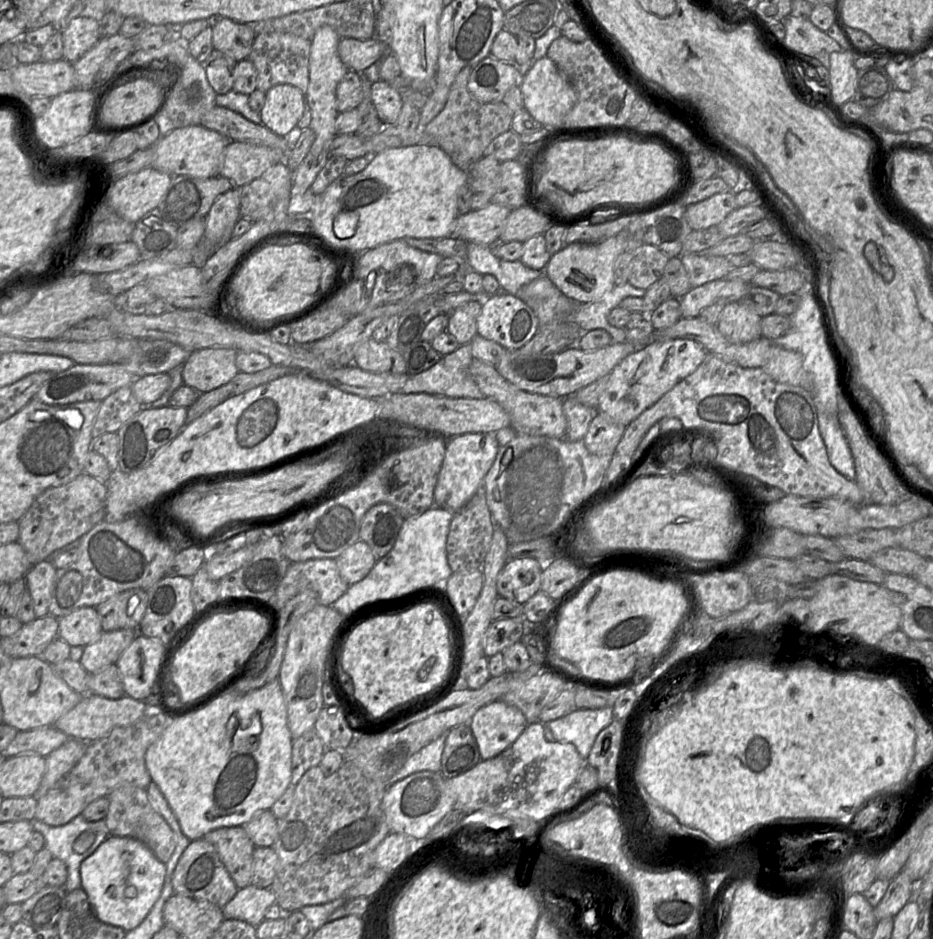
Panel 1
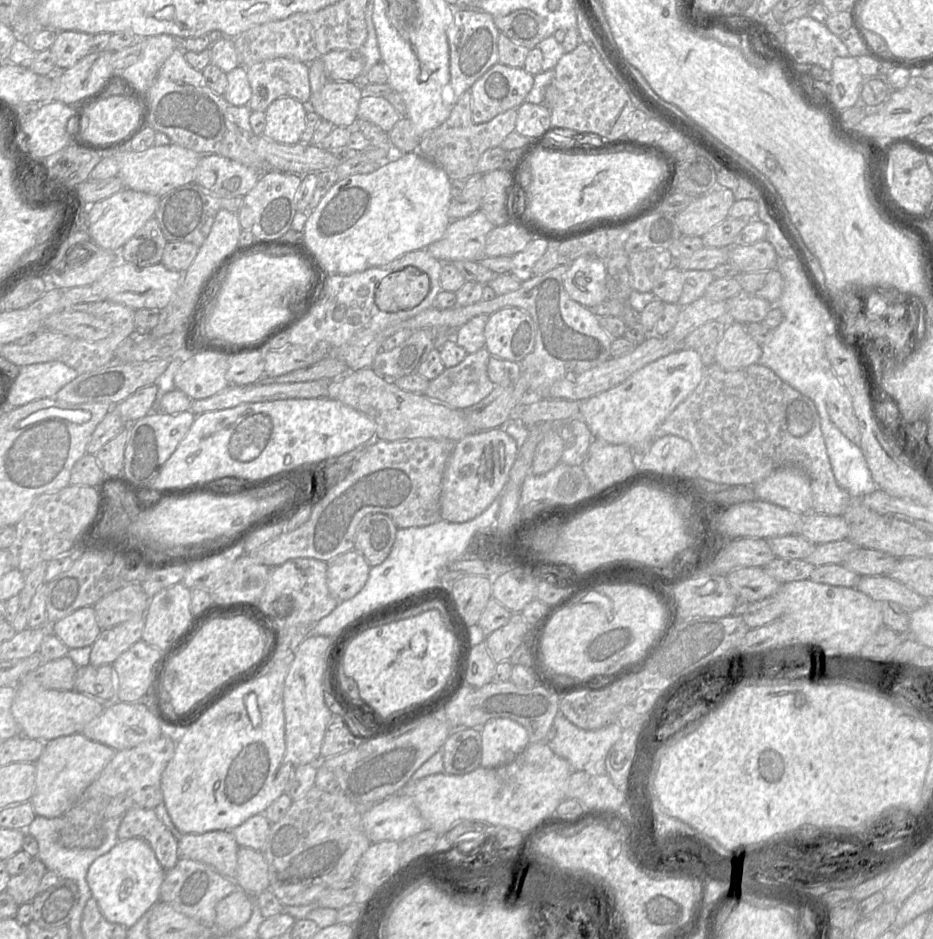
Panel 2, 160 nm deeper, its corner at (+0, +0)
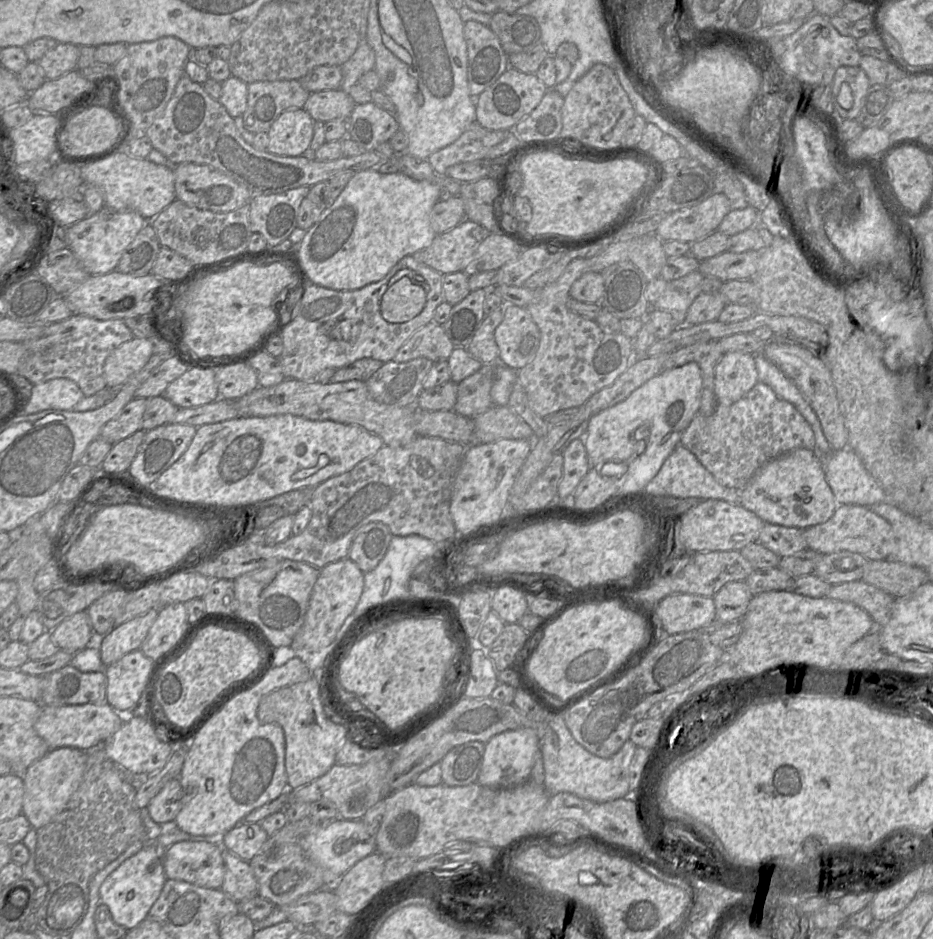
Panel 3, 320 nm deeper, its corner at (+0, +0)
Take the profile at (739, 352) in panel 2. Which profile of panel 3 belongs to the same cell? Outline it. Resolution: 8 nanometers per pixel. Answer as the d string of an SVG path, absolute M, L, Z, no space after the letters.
M741 352L724 353L715 369L714 394L717 404L740 400L758 382L756 356Z

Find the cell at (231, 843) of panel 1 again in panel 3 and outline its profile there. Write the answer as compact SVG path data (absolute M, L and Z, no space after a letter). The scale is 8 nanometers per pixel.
M218 840L176 842L165 850L163 865L166 879L204 888L221 889L225 878L225 863Z

